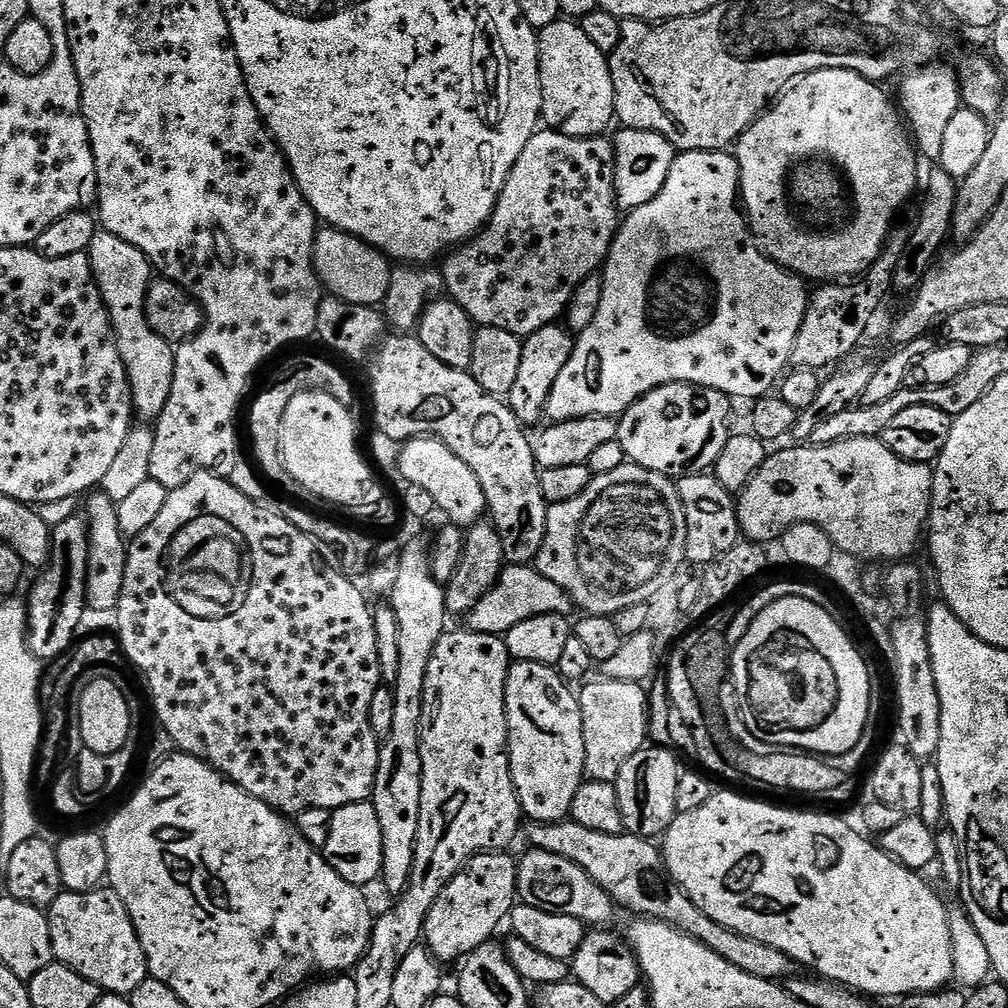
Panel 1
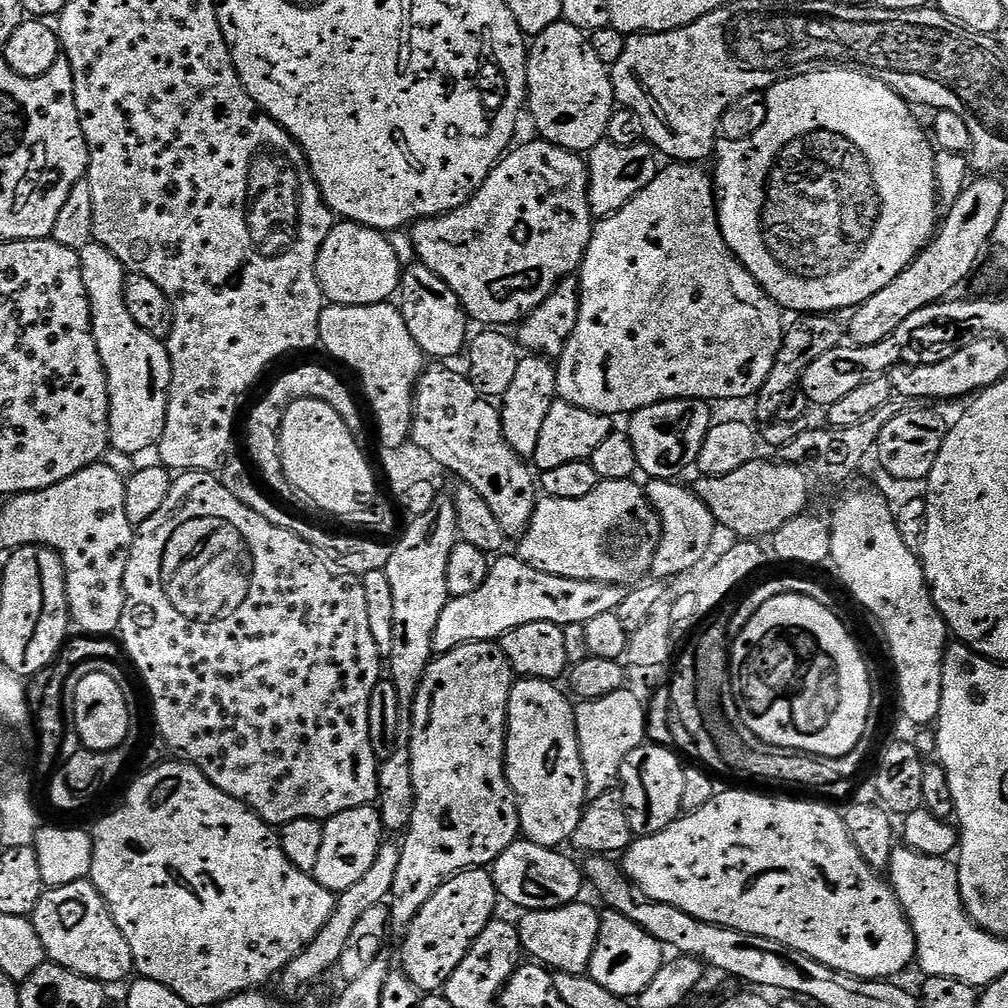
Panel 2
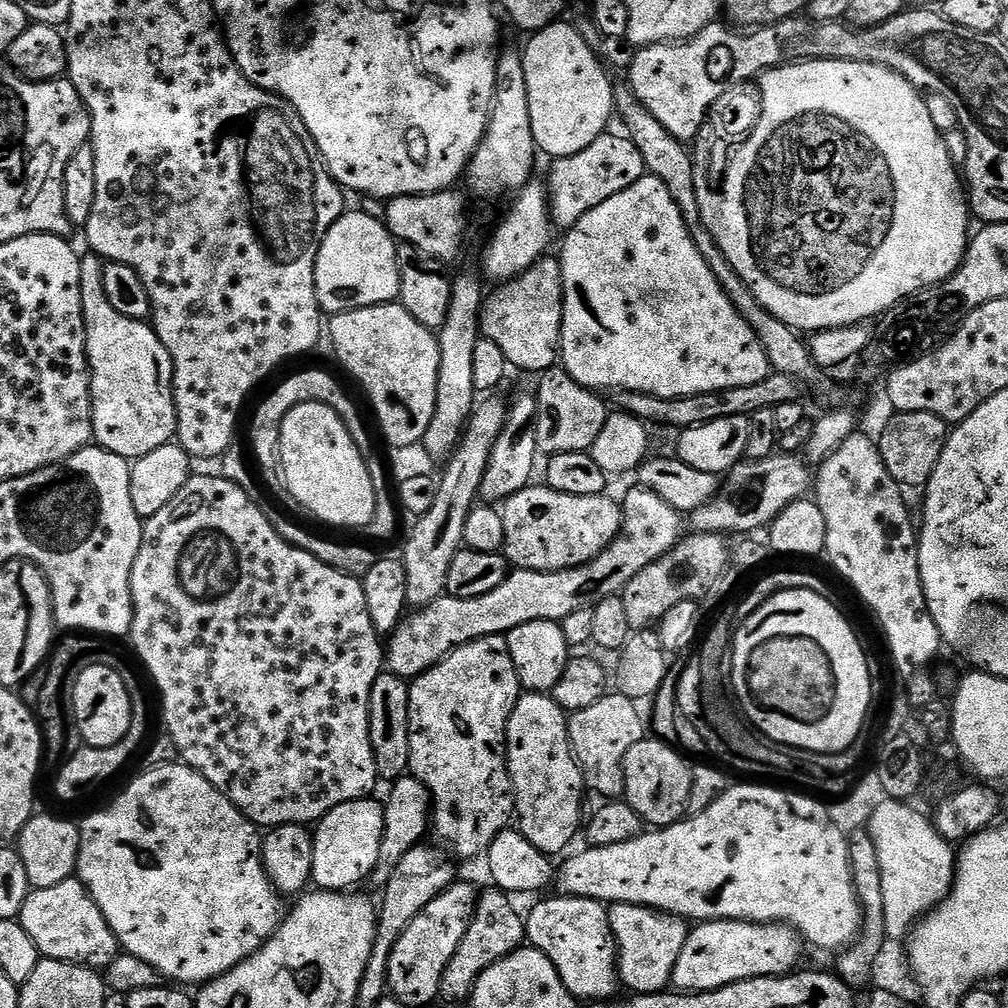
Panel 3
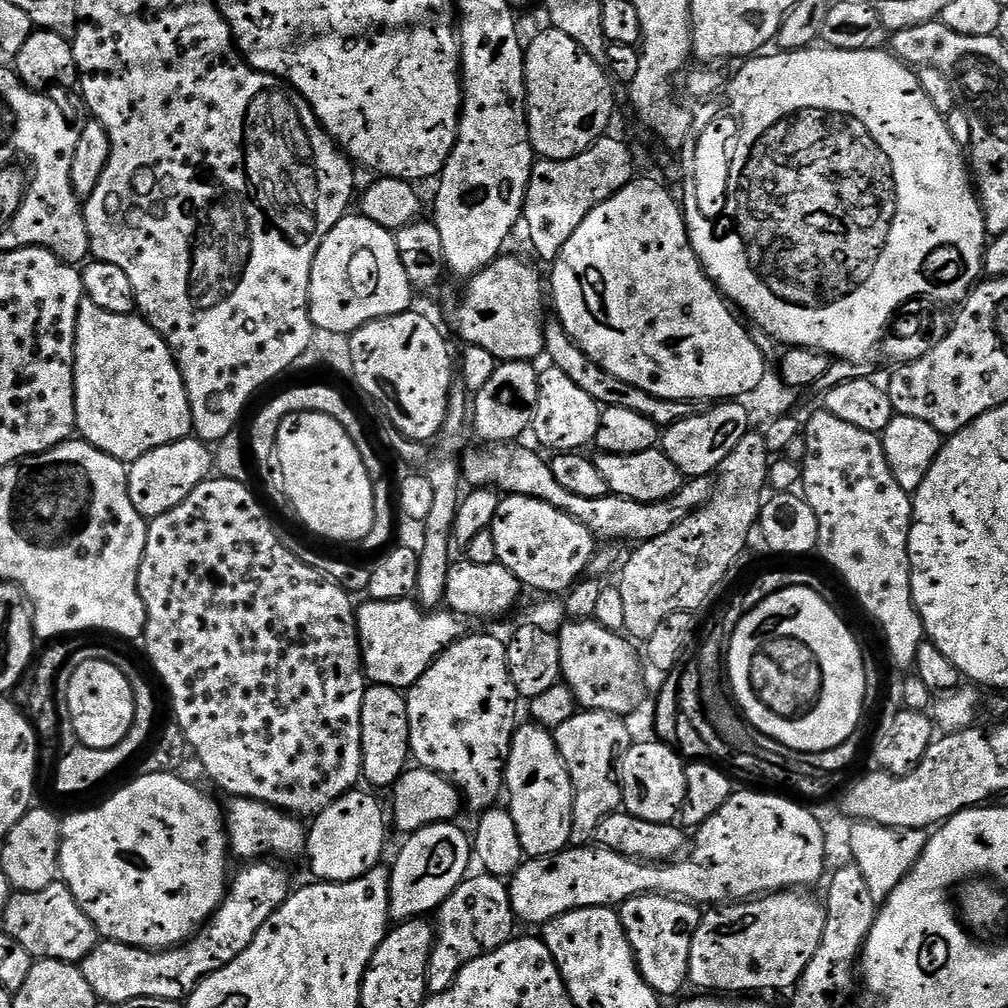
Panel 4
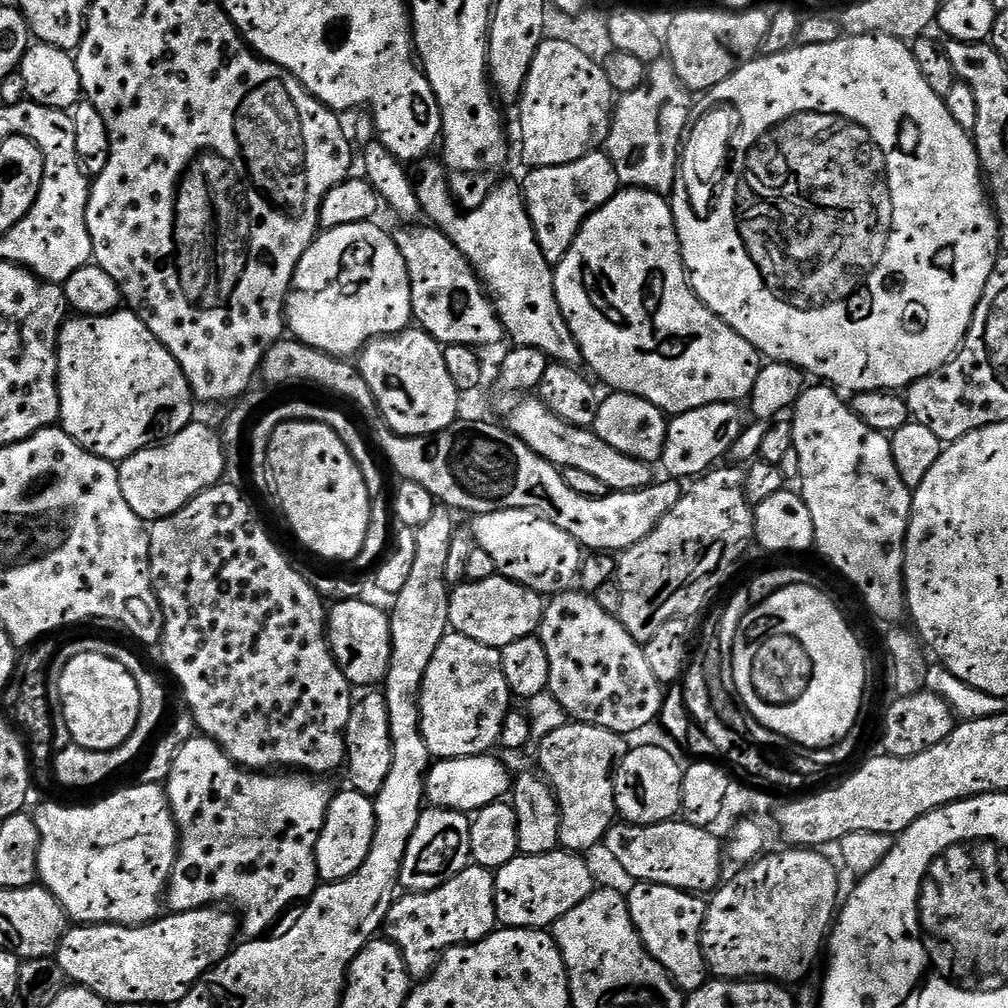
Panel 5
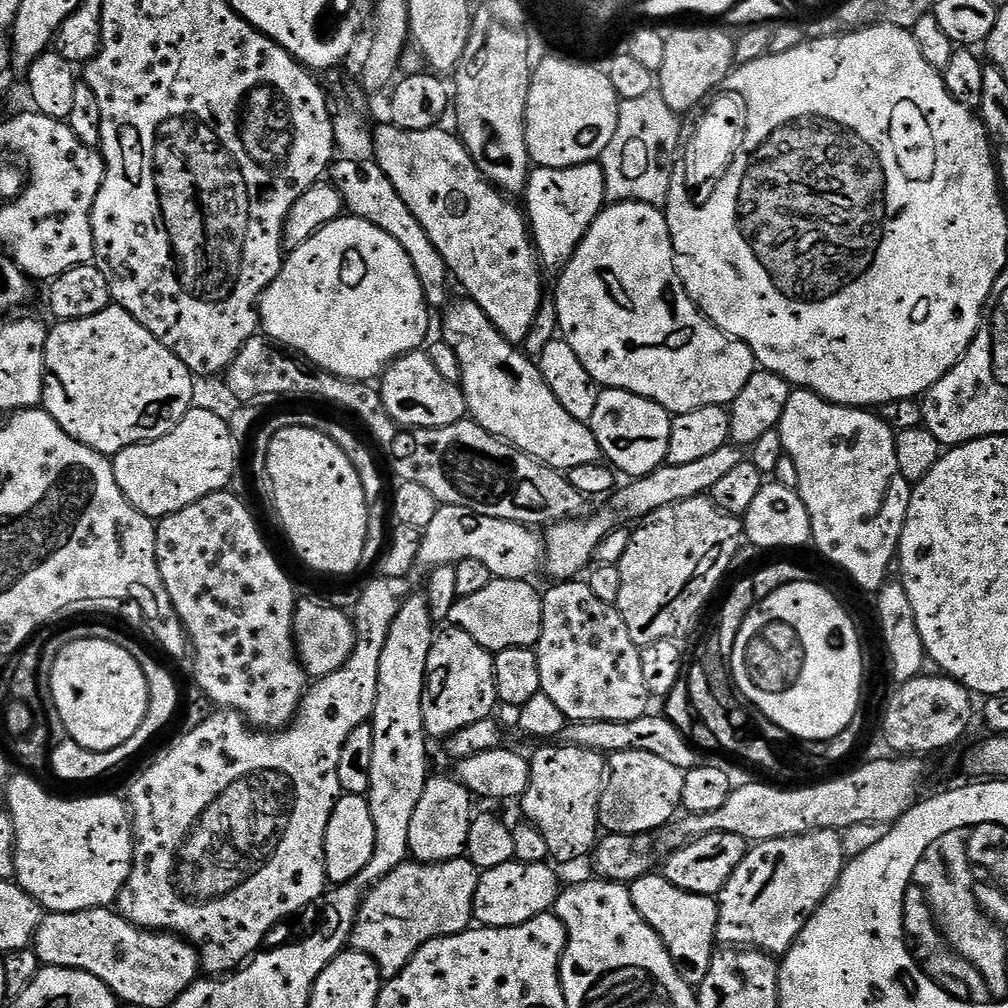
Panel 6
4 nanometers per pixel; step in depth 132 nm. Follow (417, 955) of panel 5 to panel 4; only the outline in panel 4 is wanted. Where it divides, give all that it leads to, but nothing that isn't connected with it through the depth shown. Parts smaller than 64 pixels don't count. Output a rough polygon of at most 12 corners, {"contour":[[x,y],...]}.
{"contour":[[469,875],[434,913],[428,990],[513,939],[508,884]]}

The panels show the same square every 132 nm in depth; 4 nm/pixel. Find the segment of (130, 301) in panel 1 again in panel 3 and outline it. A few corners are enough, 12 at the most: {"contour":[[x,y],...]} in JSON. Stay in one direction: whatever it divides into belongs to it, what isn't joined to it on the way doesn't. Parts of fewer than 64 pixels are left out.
{"contour":[[80,261],[92,434],[131,462],[176,440],[172,359]]}

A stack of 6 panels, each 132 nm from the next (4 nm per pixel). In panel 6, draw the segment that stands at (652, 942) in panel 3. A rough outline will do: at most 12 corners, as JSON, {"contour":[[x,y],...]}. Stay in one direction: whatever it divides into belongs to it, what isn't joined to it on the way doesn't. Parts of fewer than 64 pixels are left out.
{"contour":[[662,874],[633,880],[638,914],[699,986],[718,950],[719,903]]}

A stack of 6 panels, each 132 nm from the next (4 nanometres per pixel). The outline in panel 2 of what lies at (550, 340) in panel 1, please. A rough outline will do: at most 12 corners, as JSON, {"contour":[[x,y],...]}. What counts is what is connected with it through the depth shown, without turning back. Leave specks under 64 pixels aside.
{"contour":[[521,355],[502,397],[506,442],[530,458],[556,394],[556,364]]}

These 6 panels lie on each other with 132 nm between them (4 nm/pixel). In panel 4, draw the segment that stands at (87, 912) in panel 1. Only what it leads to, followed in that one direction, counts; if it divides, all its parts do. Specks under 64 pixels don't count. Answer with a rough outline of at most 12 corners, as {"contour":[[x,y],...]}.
{"contour":[[57,882],[16,892],[2,930],[36,960],[79,965],[98,933]]}

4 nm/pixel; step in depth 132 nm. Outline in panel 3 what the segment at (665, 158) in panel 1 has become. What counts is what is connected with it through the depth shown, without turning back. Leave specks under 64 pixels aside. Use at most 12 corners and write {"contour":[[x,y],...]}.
{"contour":[[627,135],[600,136],[546,176],[552,223],[573,228],[646,174]]}

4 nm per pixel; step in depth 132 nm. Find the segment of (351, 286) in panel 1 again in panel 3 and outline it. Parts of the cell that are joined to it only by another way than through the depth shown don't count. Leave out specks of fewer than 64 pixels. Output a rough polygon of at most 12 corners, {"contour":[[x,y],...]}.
{"contour":[[345,211],[314,266],[324,314],[400,294],[383,219]]}

